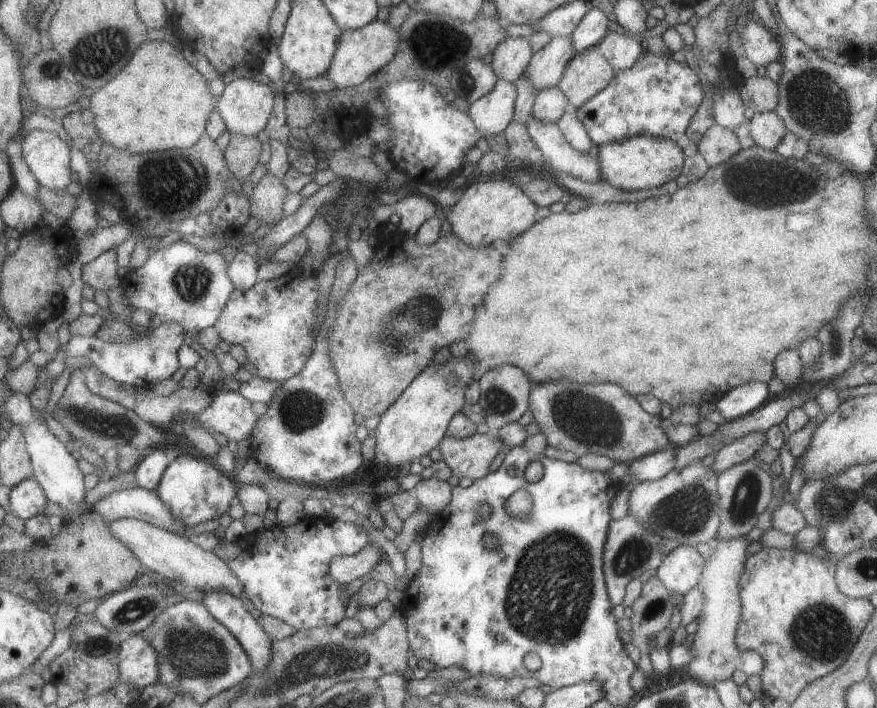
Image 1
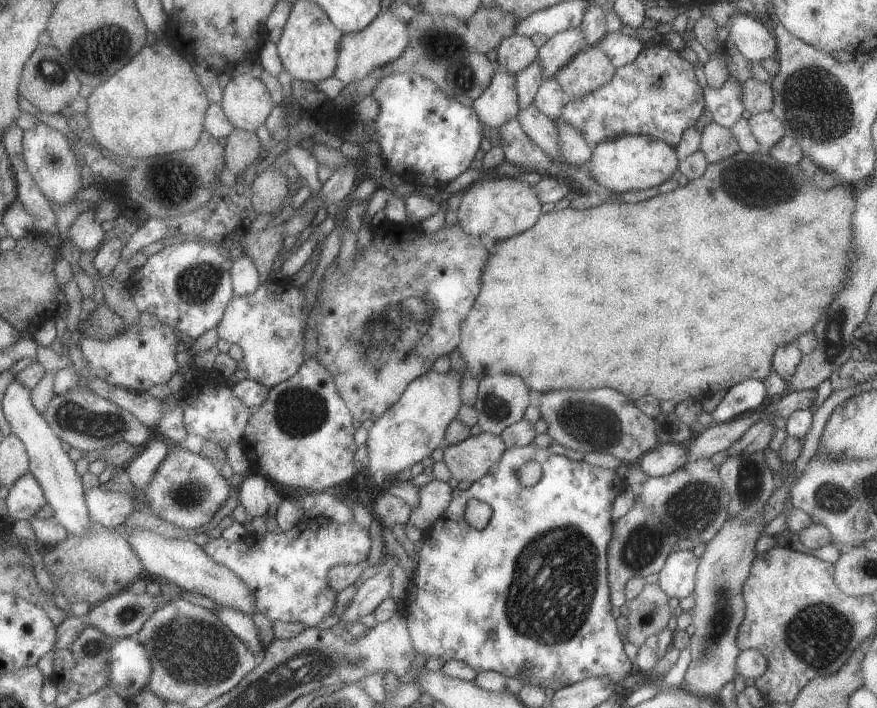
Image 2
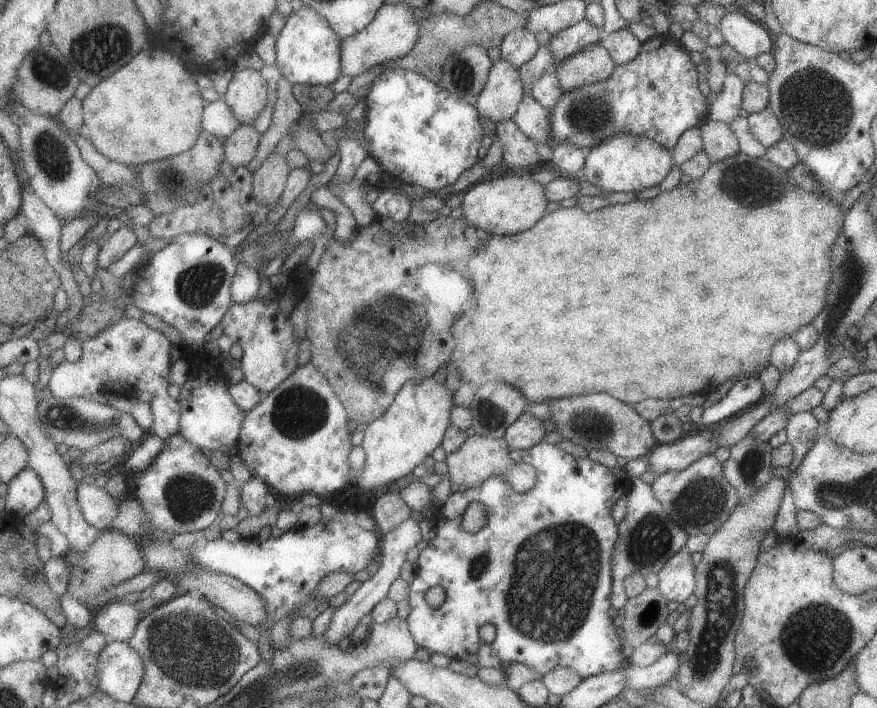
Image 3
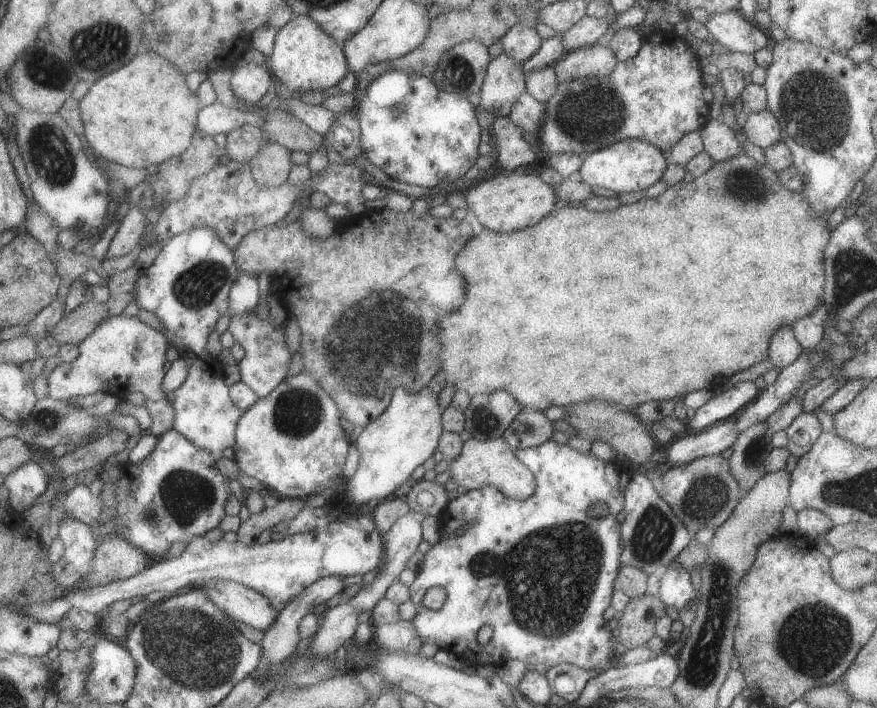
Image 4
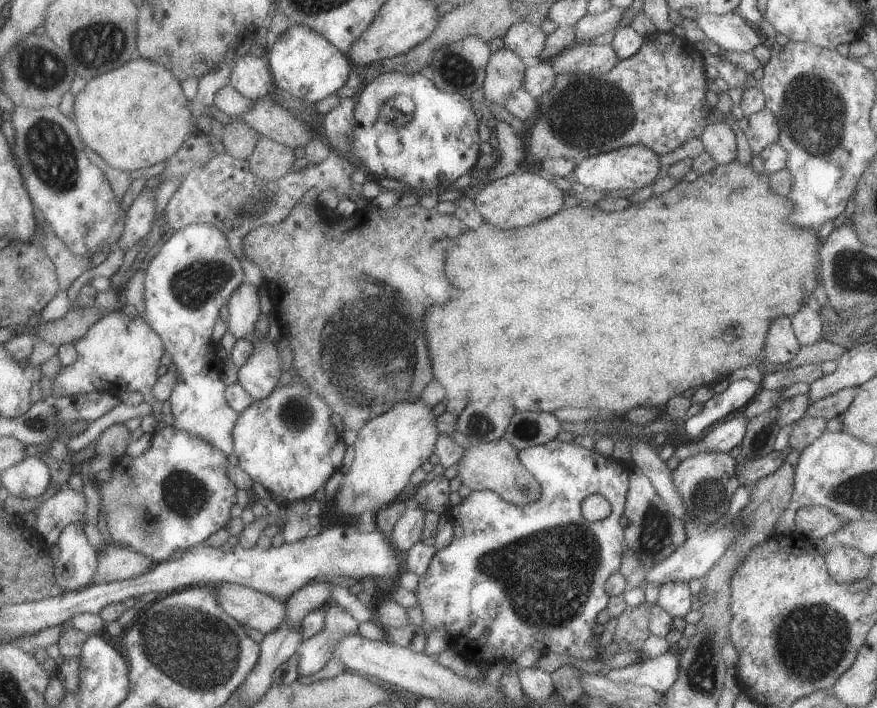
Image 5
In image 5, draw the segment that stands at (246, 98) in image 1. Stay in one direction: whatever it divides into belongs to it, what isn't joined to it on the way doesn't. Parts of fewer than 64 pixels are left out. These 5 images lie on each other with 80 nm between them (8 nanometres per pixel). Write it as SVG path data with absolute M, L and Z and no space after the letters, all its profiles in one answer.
M249 52L239 55L229 84L233 85L245 98L257 101L263 94L267 95L271 86L271 74L267 64Z

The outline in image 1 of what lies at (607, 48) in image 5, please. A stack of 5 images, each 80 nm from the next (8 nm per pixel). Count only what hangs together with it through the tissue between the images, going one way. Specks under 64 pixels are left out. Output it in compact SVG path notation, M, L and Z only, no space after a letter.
M595 46L572 56L557 87L567 98L568 104L578 109L609 84L613 73Z

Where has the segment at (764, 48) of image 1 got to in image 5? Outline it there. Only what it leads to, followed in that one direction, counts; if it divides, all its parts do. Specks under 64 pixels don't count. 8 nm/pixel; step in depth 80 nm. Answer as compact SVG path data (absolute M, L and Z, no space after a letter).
M737 11L723 15L697 13L695 24L705 38L711 40L723 52L738 51L751 53L751 50L762 44L764 36L739 17Z

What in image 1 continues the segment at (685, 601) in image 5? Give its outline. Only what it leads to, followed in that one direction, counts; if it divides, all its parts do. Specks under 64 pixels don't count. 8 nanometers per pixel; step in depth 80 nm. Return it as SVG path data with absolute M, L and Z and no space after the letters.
M677 545L662 556L654 575L671 593L681 596L698 584L704 560L691 545Z

